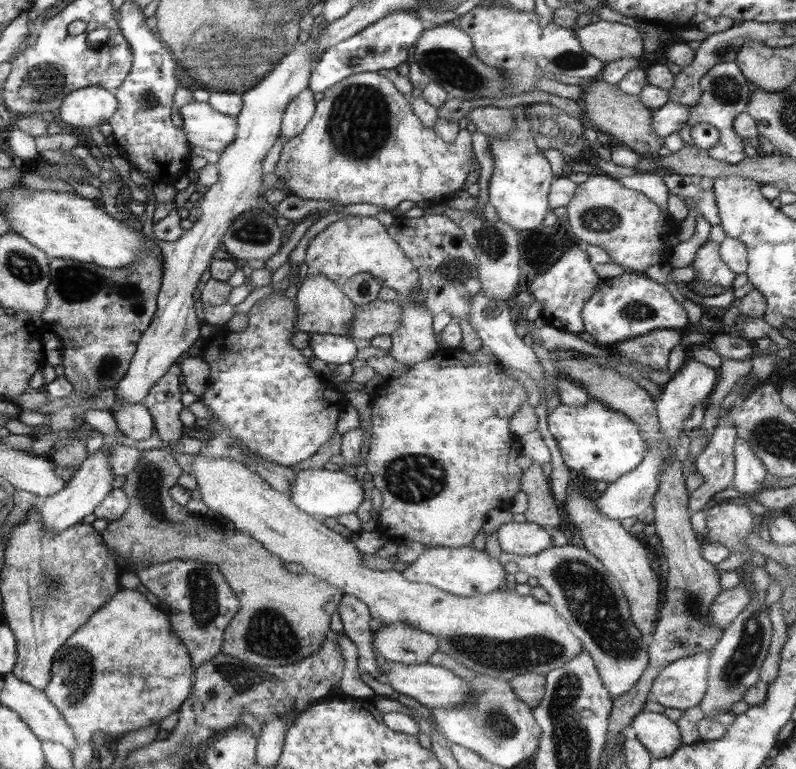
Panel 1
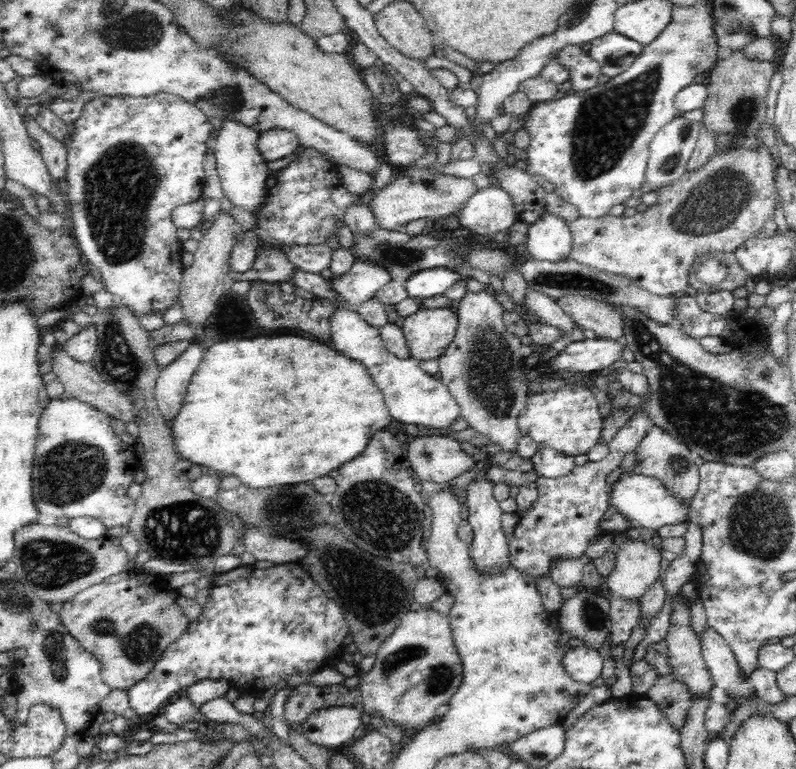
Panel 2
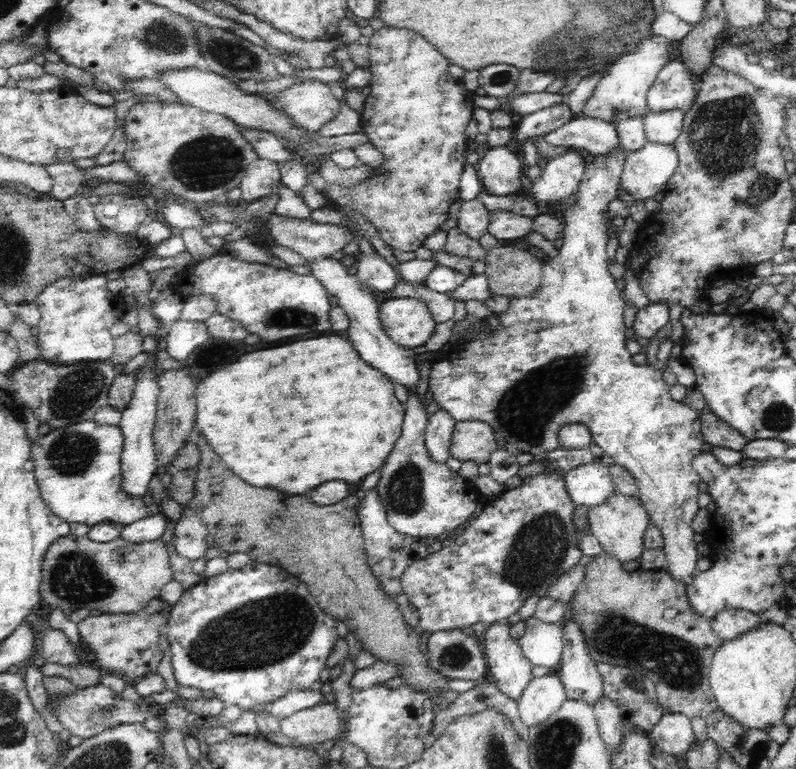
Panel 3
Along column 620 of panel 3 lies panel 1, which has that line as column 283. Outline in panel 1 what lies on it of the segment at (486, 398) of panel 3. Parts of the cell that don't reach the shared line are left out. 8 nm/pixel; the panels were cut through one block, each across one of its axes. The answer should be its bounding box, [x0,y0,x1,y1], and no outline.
[199,72,476,467]

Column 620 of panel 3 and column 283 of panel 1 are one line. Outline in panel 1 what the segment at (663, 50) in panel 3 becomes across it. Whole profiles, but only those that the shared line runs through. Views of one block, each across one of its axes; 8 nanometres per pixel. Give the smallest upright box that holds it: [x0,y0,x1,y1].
[115,41,315,404]

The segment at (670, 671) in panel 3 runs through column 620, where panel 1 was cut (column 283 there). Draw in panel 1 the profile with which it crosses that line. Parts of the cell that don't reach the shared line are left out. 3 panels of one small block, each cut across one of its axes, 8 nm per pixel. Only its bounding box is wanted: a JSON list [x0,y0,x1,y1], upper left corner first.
[102,449,342,666]

